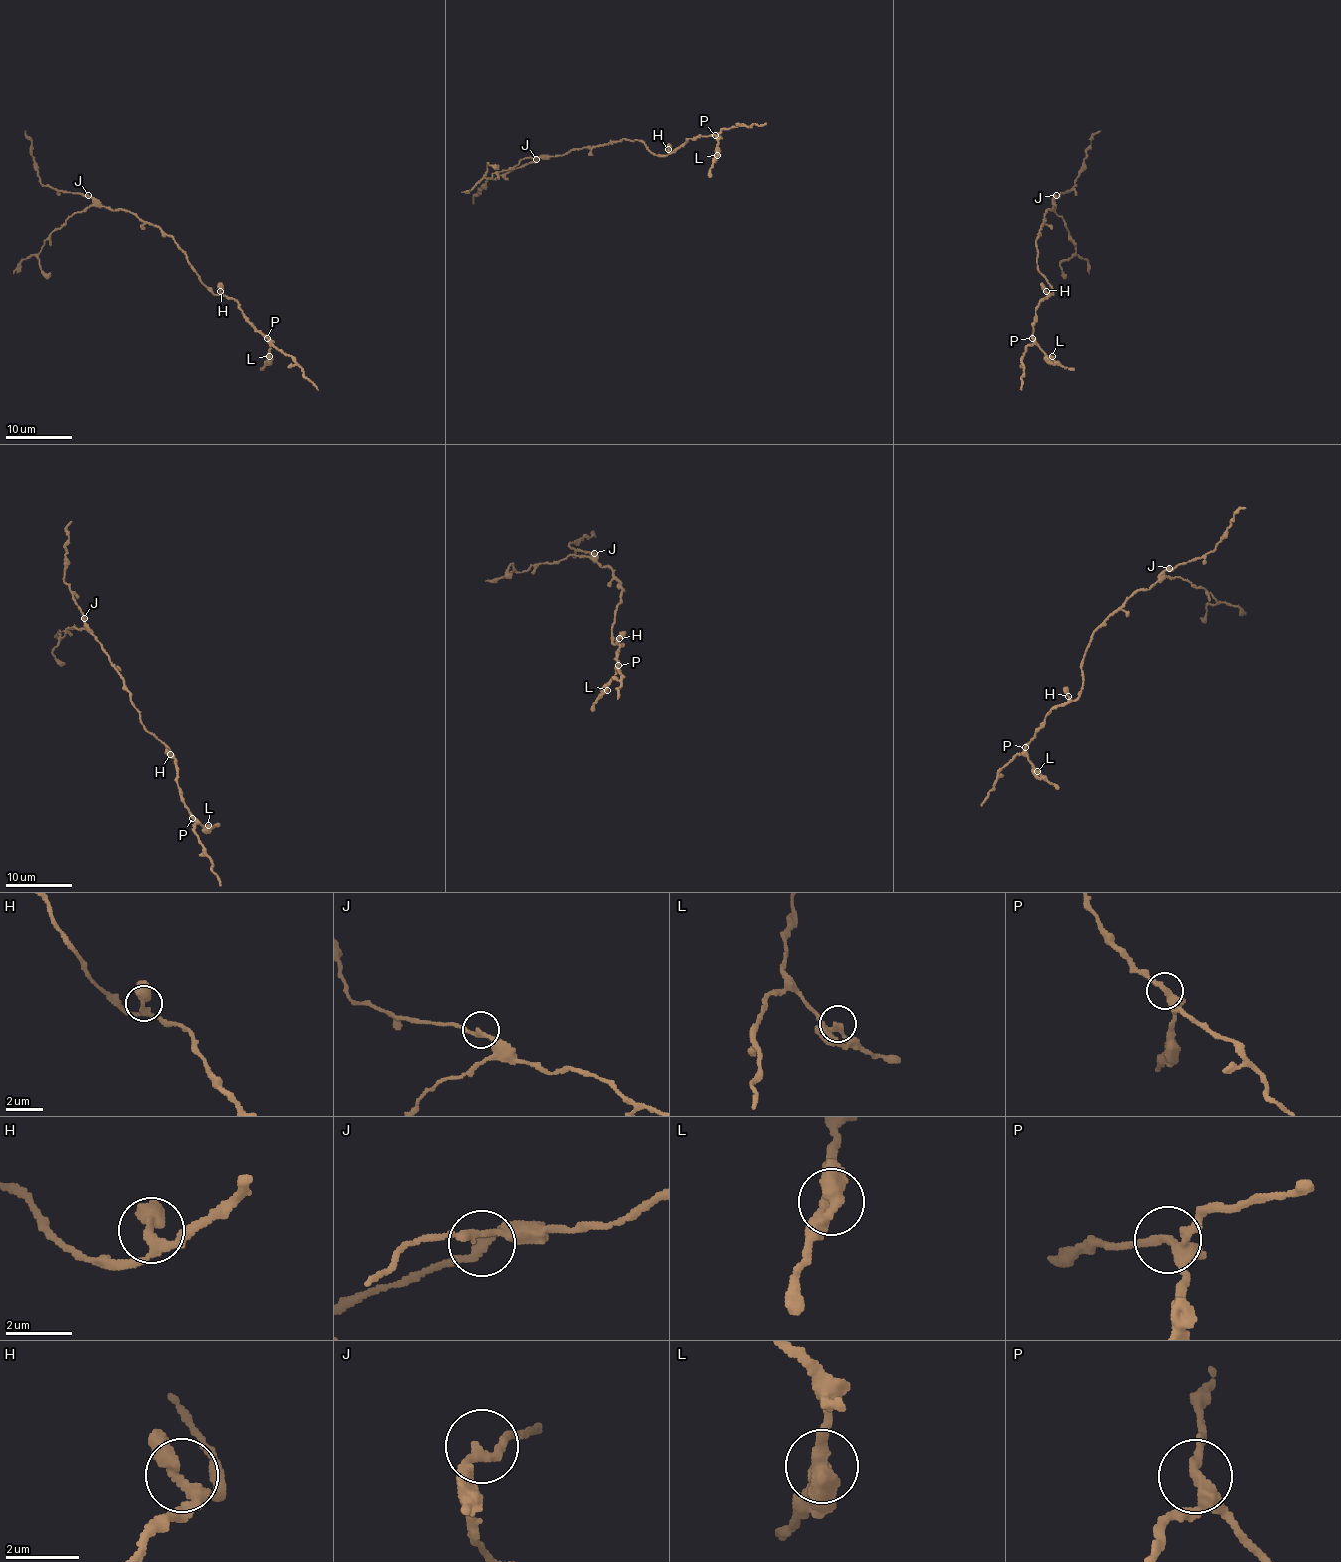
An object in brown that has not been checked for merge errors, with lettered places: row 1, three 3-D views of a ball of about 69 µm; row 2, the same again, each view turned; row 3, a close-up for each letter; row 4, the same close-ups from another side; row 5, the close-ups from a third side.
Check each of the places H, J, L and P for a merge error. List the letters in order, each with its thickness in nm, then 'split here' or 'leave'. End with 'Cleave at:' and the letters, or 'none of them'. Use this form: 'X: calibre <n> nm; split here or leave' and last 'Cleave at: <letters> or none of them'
H: calibre 320 nm; leave
J: calibre 240 nm; leave
L: calibre 320 nm; leave
P: calibre 280 nm; leave
Cleave at: none of them

